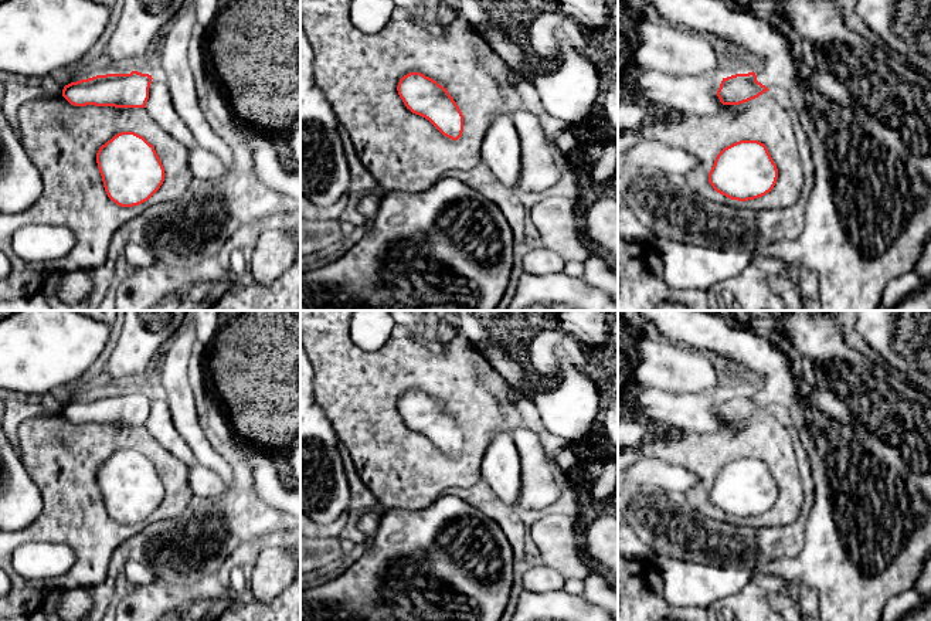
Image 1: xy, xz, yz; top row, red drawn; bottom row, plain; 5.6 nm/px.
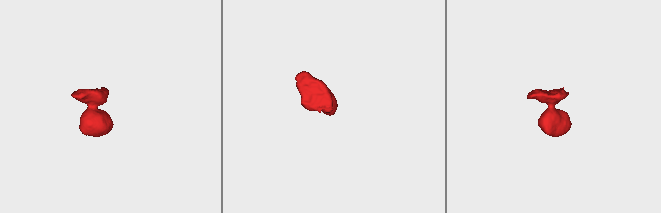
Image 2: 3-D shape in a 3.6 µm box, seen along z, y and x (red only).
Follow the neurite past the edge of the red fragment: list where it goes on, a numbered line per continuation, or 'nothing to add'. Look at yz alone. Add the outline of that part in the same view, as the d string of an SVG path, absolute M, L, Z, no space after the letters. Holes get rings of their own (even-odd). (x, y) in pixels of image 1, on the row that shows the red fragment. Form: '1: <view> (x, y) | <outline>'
1: yz (866, 115) | M643 0L655 7L660 17L672 26L684 27L713 40L727 55L740 52L745 58L755 58L760 65L754 69L757 81L769 91L781 88L788 92L798 113L799 123L811 146L813 162L813 184L808 194L805 224L802 234L792 241L781 240L754 250L714 250L655 238L658 252L663 261L665 282L673 292L697 289L706 292L716 285L738 275L747 265L760 264L775 274L786 274L791 265L813 271L819 278L819 299L822 310L876 310L890 281L911 272L920 262L927 240L931 234L931 77L897 58L884 45L870 43L845 26L843 13L833 0Z

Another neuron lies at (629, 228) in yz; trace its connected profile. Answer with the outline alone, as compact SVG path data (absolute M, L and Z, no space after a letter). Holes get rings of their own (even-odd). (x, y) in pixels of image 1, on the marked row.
M618 206L618 237L629 242L650 242L653 234L636 218L631 208Z

